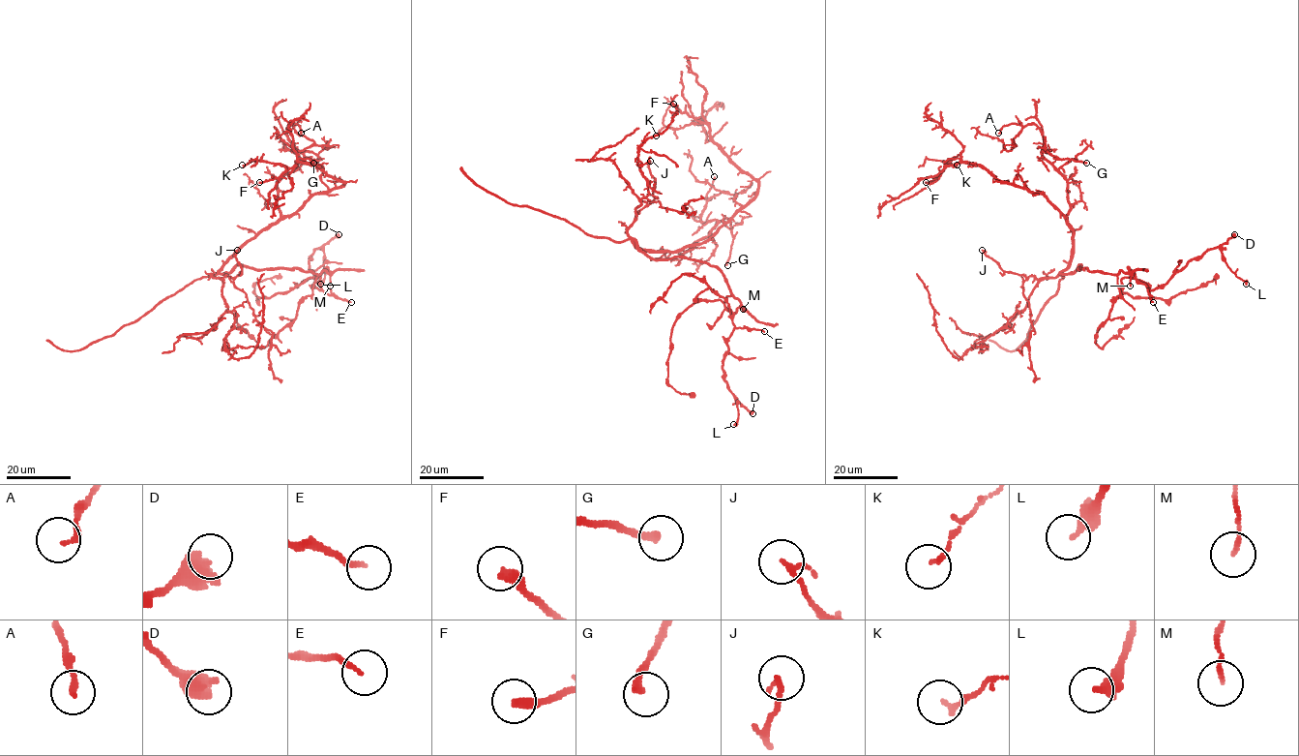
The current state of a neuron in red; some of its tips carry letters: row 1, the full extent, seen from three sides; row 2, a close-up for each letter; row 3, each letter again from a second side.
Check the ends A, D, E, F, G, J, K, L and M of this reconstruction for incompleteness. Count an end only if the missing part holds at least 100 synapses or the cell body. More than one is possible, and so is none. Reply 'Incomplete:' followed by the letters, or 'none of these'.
Incomplete: none of these

